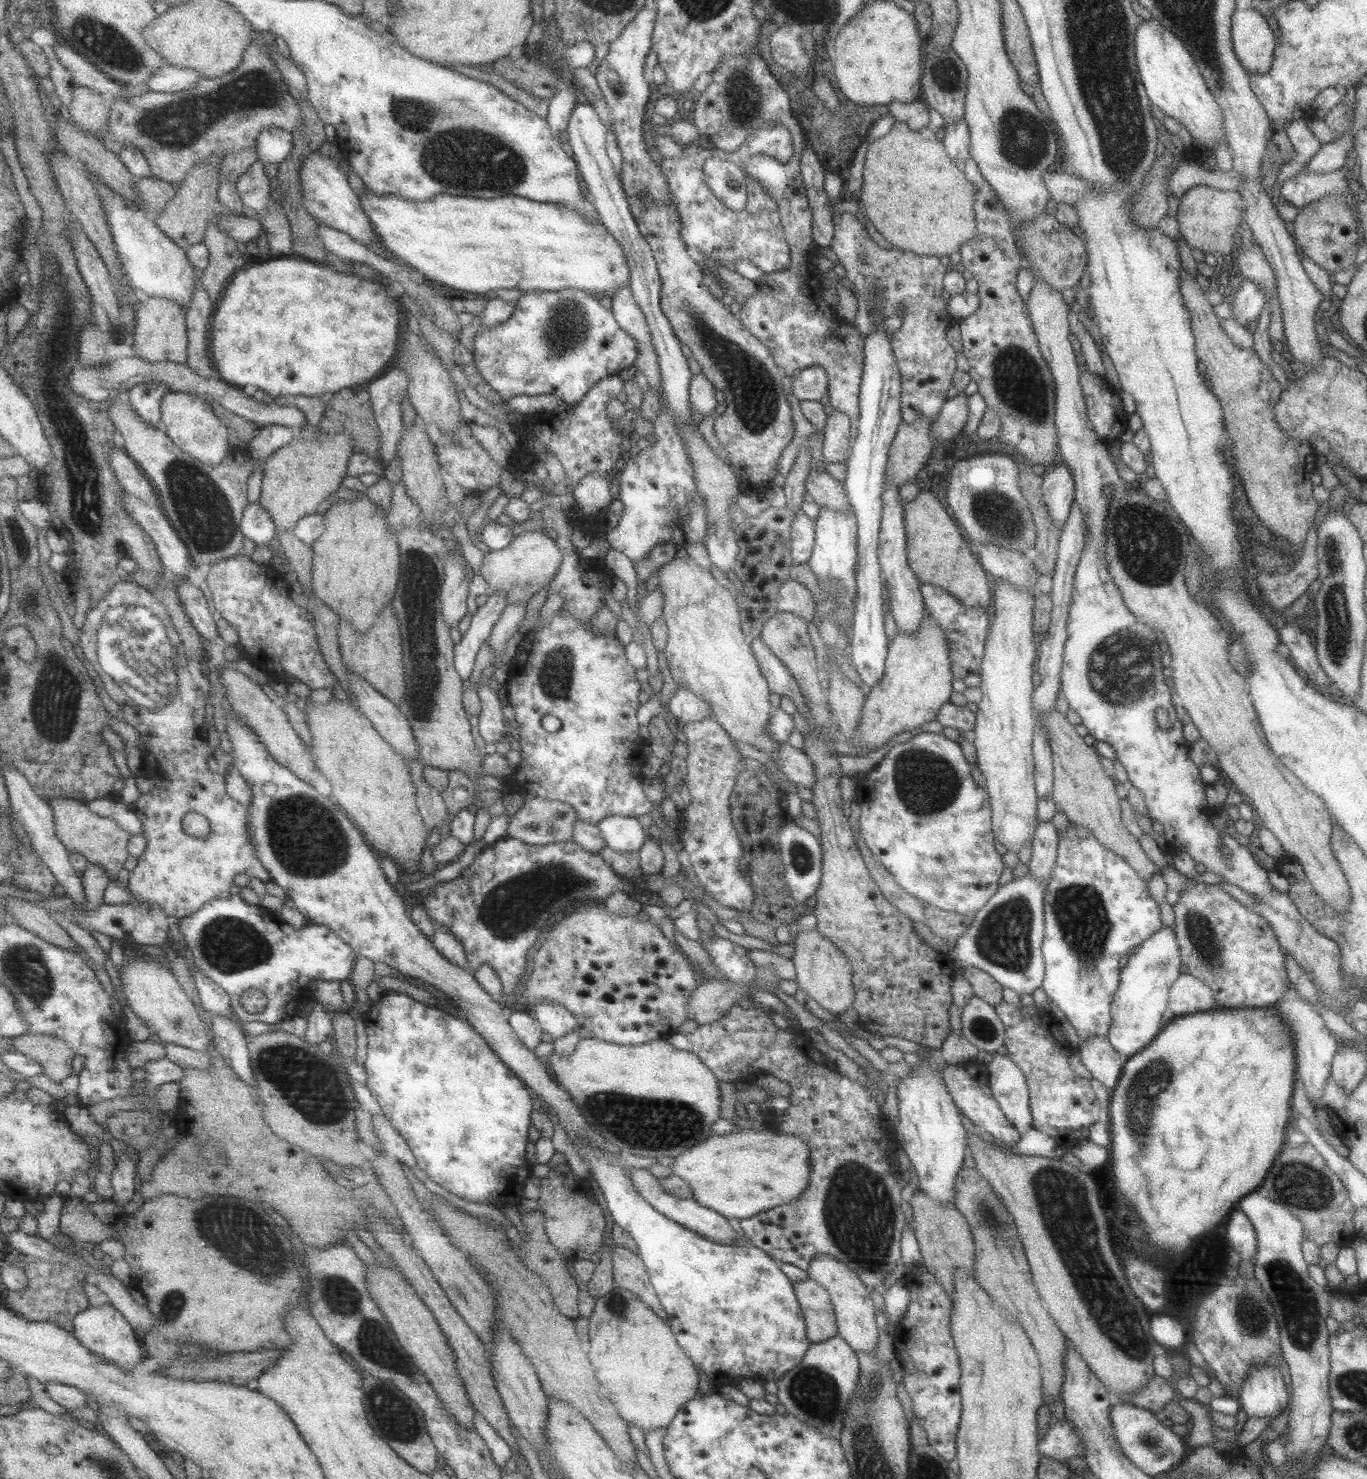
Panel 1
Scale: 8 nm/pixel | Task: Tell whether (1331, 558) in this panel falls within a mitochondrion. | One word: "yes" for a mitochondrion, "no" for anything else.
yes

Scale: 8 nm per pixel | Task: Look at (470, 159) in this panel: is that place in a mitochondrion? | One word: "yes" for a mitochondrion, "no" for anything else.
yes

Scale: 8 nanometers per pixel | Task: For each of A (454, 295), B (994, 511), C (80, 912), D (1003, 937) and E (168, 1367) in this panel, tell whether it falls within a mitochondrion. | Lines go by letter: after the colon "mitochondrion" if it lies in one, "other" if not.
A: other
B: mitochondrion
C: other
D: mitochondrion
E: other

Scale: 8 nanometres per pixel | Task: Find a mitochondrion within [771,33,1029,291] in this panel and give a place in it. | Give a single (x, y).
(945, 79)

